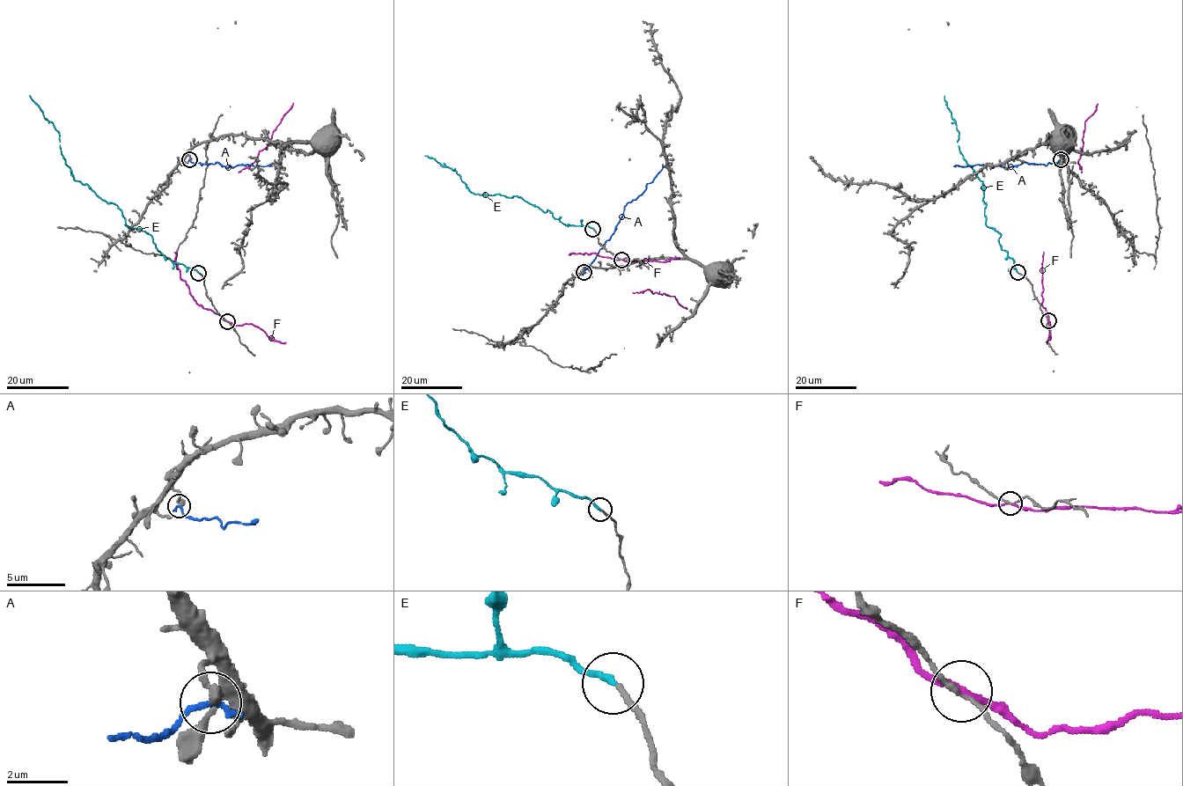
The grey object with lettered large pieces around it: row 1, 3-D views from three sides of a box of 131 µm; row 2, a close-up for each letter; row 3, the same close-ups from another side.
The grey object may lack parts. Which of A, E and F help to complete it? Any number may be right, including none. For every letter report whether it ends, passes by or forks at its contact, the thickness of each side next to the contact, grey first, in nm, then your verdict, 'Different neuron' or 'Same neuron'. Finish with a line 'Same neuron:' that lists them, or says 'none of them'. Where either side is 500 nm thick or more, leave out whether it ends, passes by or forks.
A: It ends there. Thickness 340 nm (grey) against 220 nm. Different neuron
E: It ends there. Thickness 170 nm (grey) against 200 nm. Same neuron
F: It passes by. Thickness 130 nm (grey) against 190 nm. Different neuron
Same neuron: E

